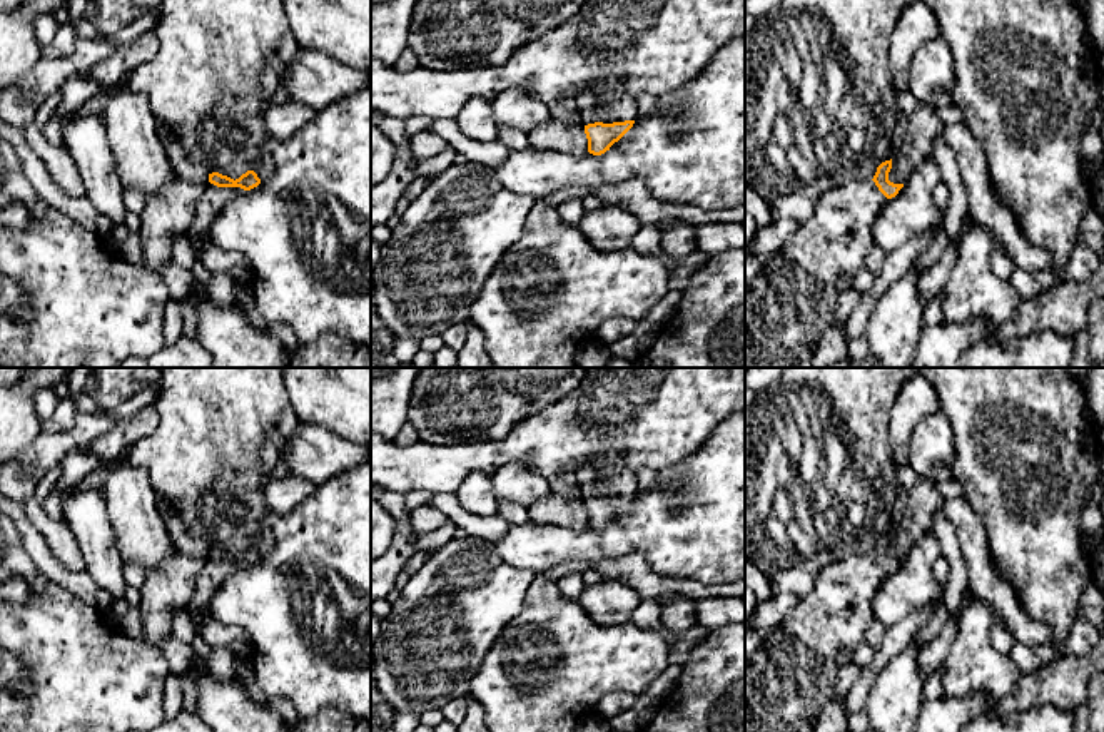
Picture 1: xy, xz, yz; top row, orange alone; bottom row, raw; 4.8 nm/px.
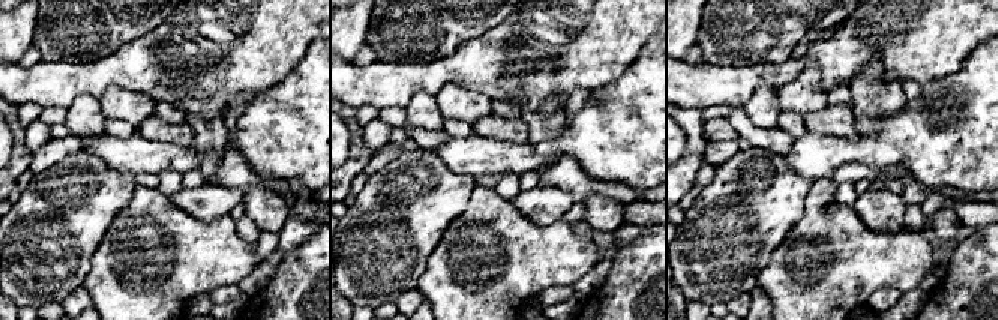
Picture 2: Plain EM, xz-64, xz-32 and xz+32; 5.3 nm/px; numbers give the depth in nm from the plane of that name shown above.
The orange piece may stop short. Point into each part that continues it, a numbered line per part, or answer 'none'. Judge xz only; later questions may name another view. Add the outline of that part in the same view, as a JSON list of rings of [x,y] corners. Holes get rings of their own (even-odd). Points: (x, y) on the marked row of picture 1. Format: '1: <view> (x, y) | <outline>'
1: xz (618, 109) | [[[583,90],[575,102],[583,127],[595,122],[613,124],[636,120],[638,114],[636,102],[631,95],[615,97],[606,104],[600,104],[591,90]]]

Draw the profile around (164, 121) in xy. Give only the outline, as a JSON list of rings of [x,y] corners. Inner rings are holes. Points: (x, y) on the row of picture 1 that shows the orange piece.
[[[160,0],[159,22],[150,30],[159,40],[157,53],[117,85],[149,99],[157,127],[172,134],[194,164],[235,180],[267,152],[262,75],[287,30],[284,0]]]

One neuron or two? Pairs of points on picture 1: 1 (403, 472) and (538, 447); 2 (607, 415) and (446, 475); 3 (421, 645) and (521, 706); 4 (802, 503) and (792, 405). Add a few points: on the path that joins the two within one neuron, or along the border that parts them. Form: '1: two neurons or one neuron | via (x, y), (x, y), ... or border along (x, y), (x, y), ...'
1: one neuron | via (436, 467), (466, 457), (505, 452)
2: one neuron | via (567, 435), (528, 438), (486, 457)
3: two neurons | border along (495, 644), (471, 681), (468, 694)
4: one neuron | via (802, 478), (804, 430)

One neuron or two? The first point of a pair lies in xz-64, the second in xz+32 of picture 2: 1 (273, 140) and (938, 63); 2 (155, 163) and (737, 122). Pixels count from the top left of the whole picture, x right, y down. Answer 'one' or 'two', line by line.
1: two
2: two

